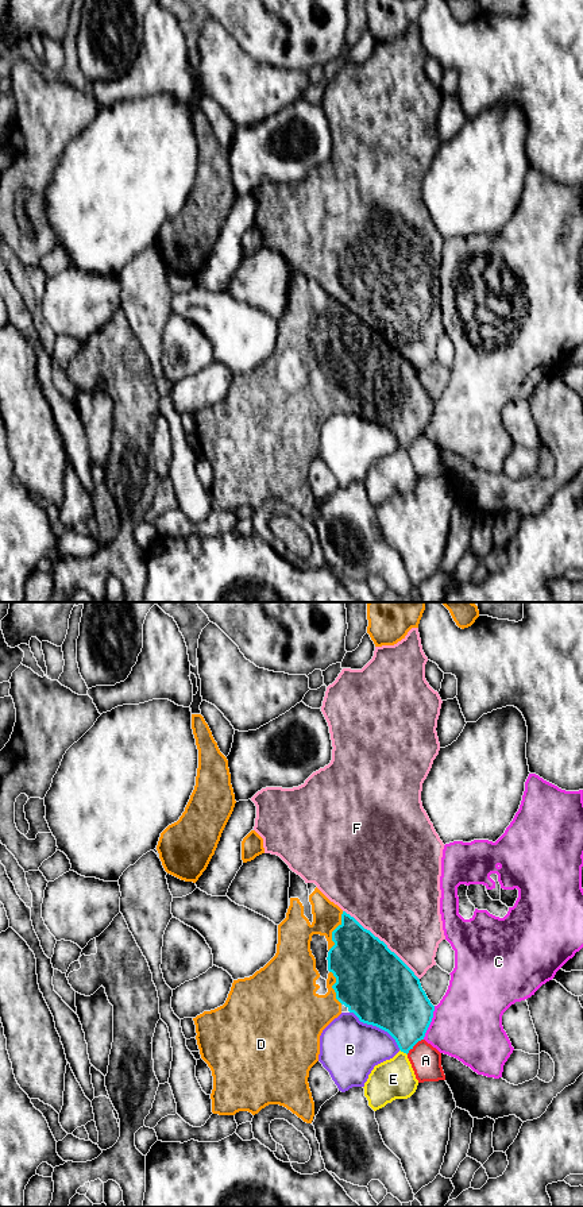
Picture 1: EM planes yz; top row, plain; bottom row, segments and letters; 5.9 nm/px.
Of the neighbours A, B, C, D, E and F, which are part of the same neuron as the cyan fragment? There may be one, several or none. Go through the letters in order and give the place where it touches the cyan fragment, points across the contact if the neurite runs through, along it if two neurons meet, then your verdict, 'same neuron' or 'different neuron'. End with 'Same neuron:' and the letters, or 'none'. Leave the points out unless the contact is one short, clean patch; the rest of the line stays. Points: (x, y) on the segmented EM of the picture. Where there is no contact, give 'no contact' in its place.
A: yz (414, 1044) | different neuron
B: yz (377, 1026) | different neuron
C: yz (431, 1021) | different neuron
D: yz (334, 930) | same neuron
E: yz (404, 1052) | different neuron
F: yz (382, 941) | different neuron
Same neuron: D

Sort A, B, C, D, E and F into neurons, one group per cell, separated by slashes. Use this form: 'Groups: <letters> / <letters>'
Groups: A / B / C / D / E / F

